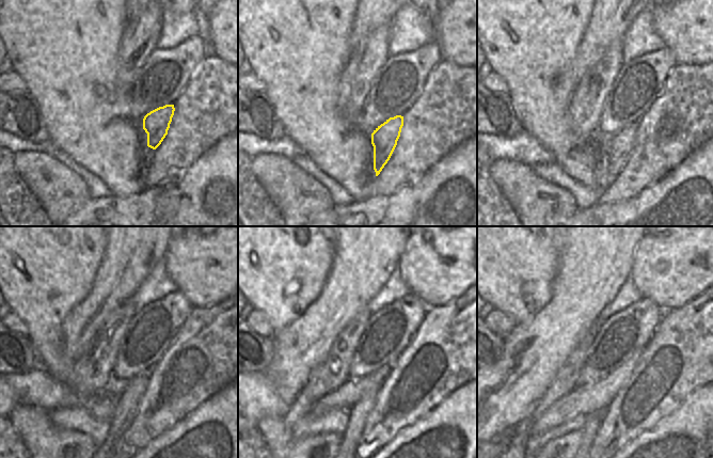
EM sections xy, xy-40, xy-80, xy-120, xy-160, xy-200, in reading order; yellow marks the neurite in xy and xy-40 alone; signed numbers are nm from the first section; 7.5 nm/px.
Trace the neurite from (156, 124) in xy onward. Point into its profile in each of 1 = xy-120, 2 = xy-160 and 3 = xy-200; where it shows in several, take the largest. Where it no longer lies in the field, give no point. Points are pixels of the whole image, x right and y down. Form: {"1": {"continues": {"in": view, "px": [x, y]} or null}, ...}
{"1": {"continues": {"in": "xy-120", "px": [127, 403]}}, "2": {"continues": {"in": "xy-160", "px": [358, 414]}}, "3": {"continues": {"in": "xy-200", "px": [592, 424]}}}

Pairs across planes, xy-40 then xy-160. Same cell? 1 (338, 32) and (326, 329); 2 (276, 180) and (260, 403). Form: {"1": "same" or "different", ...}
{"1": "different", "2": "different"}

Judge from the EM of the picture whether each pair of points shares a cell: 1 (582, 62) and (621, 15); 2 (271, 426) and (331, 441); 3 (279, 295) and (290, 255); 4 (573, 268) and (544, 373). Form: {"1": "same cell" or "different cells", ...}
{"1": "same cell", "2": "same cell", "3": "same cell", "4": "same cell"}

